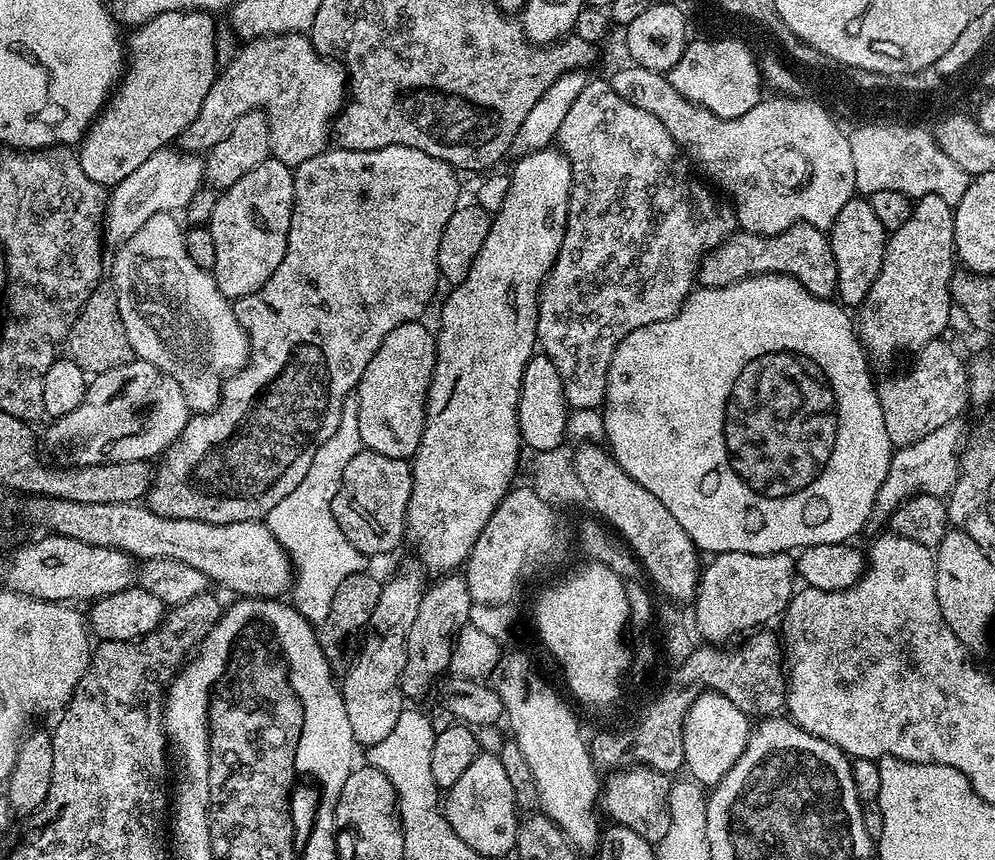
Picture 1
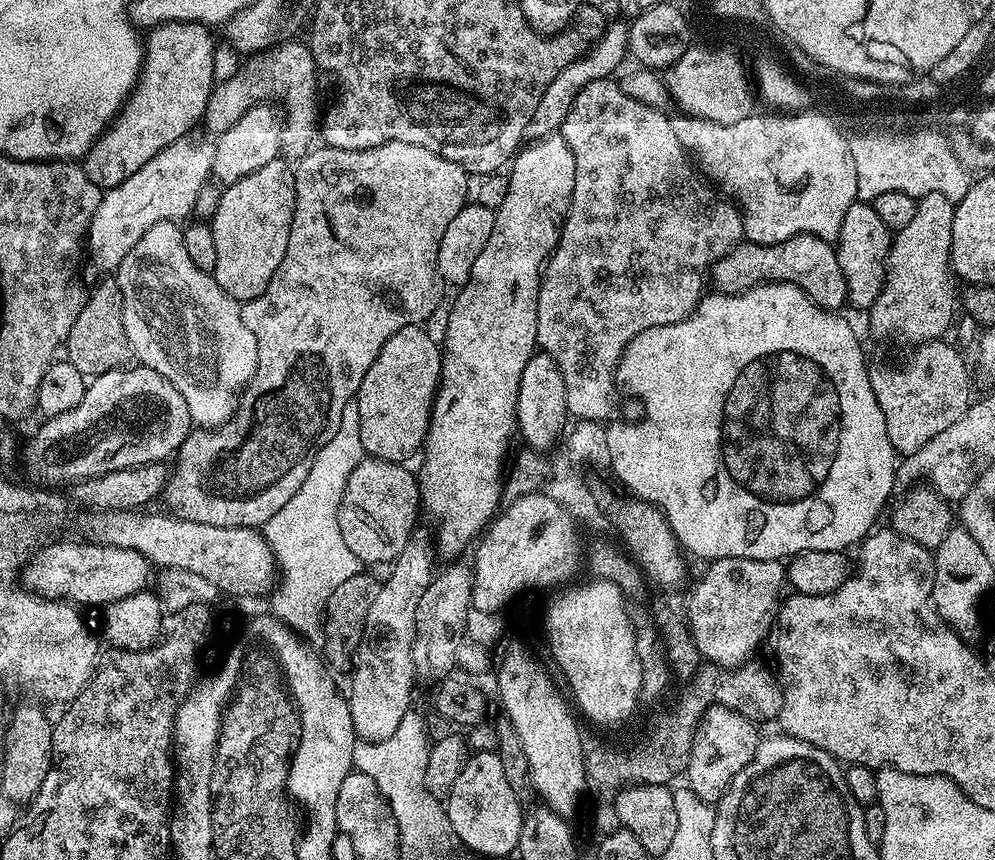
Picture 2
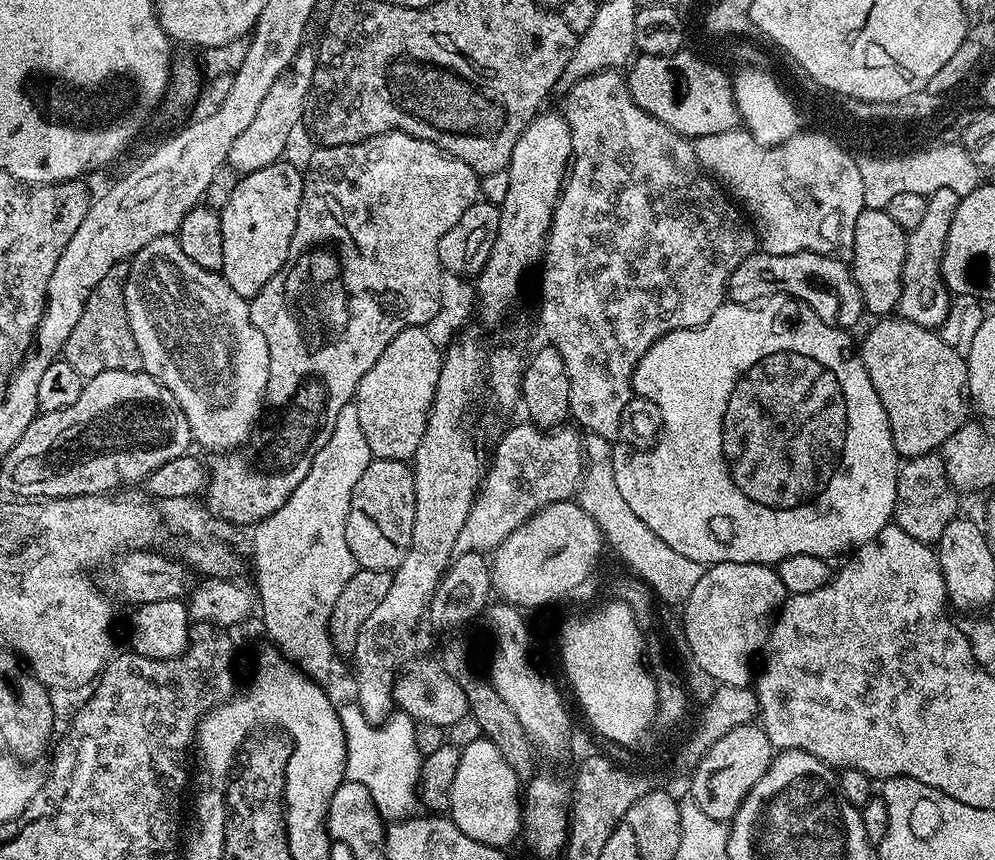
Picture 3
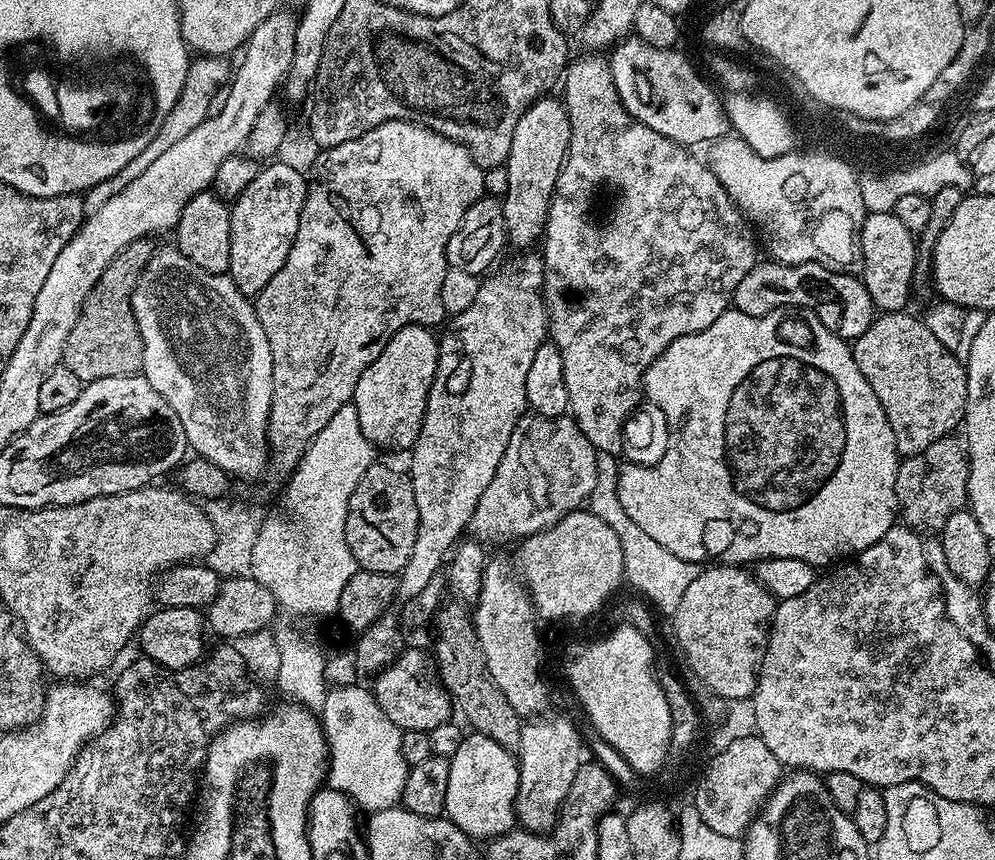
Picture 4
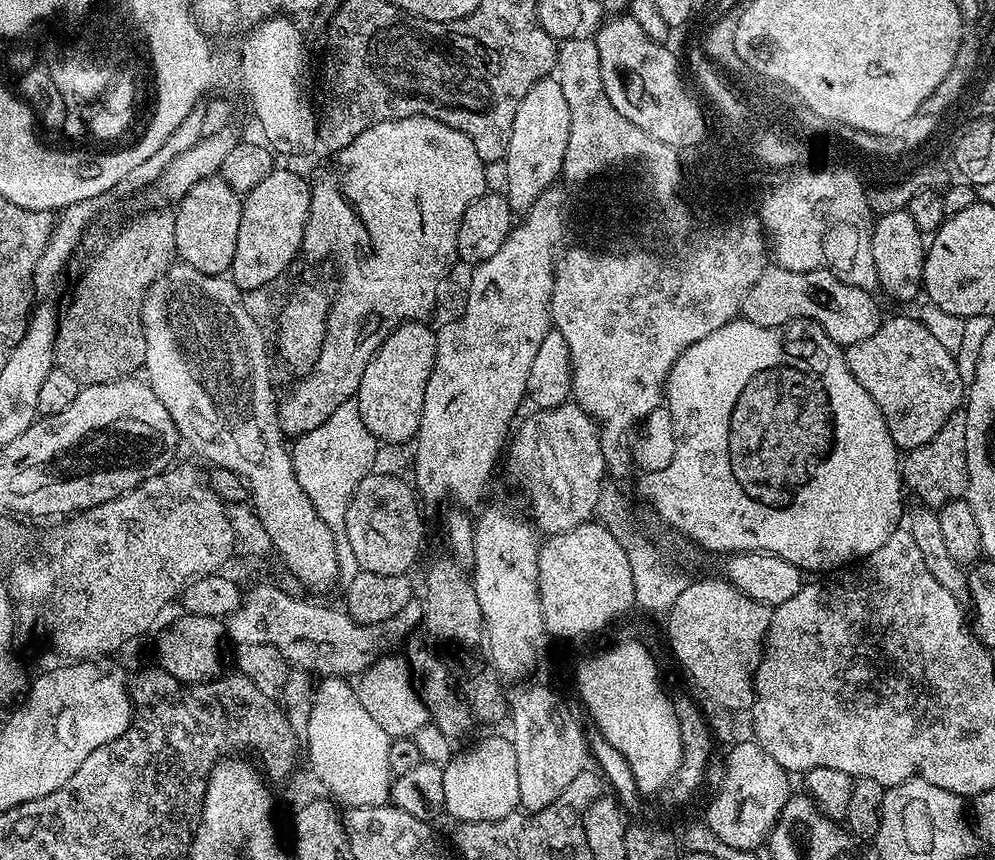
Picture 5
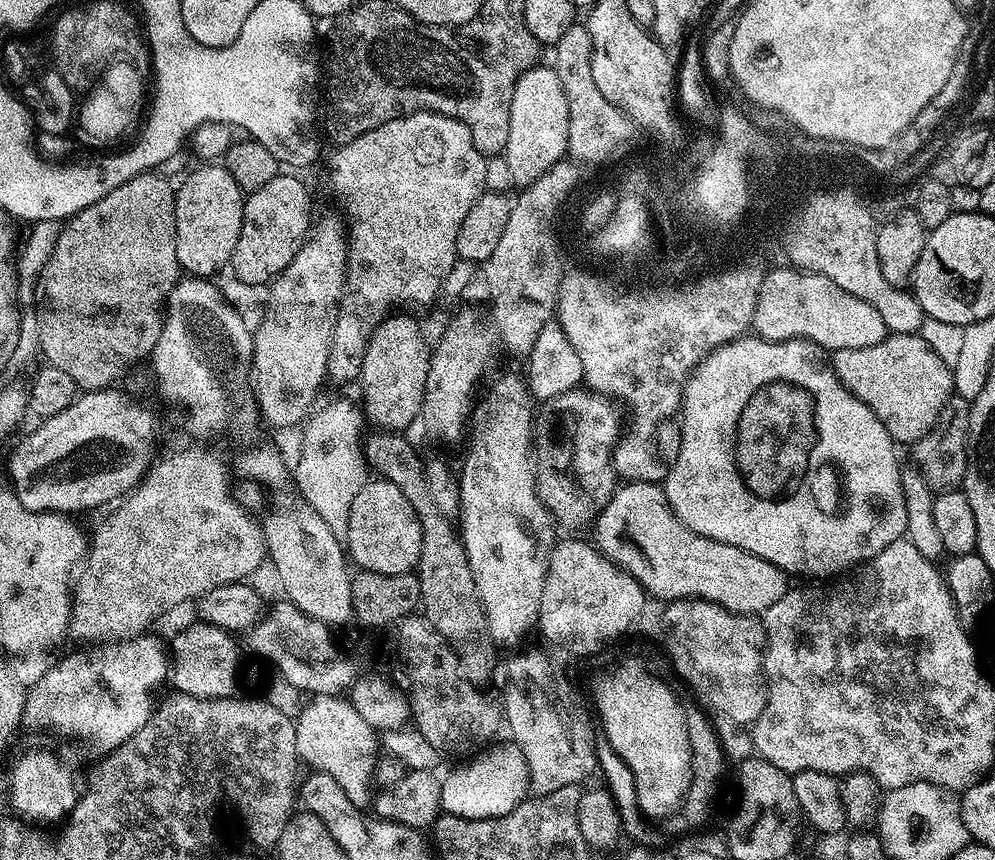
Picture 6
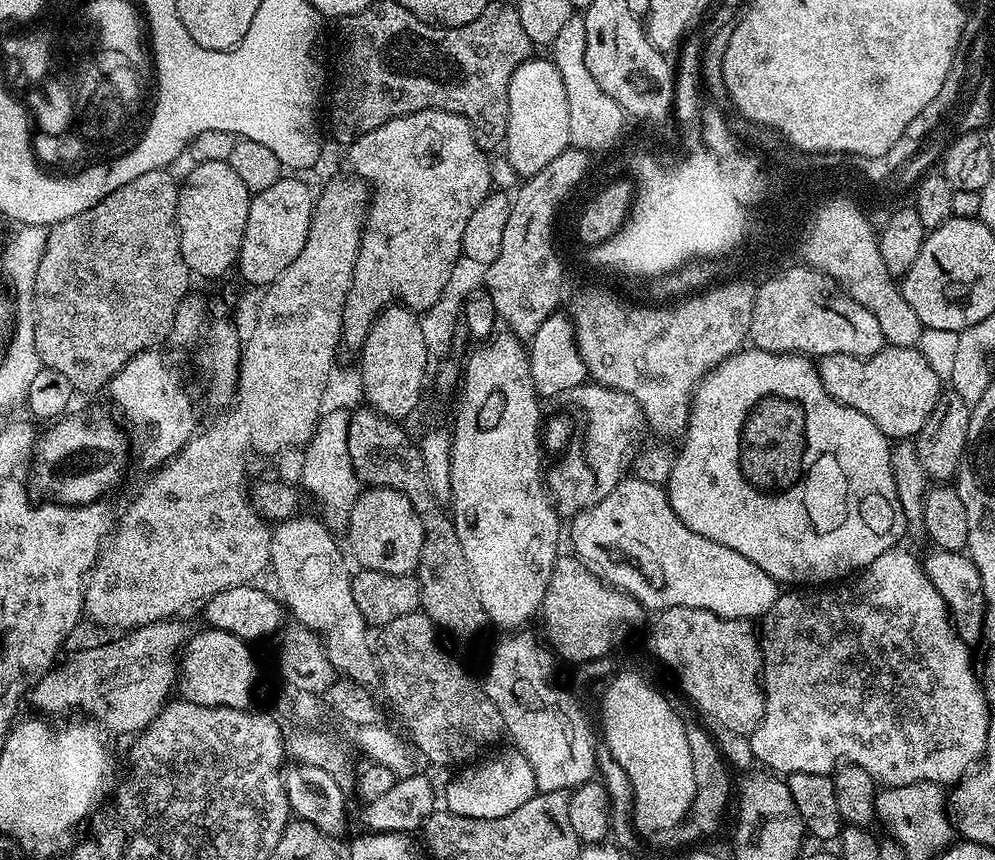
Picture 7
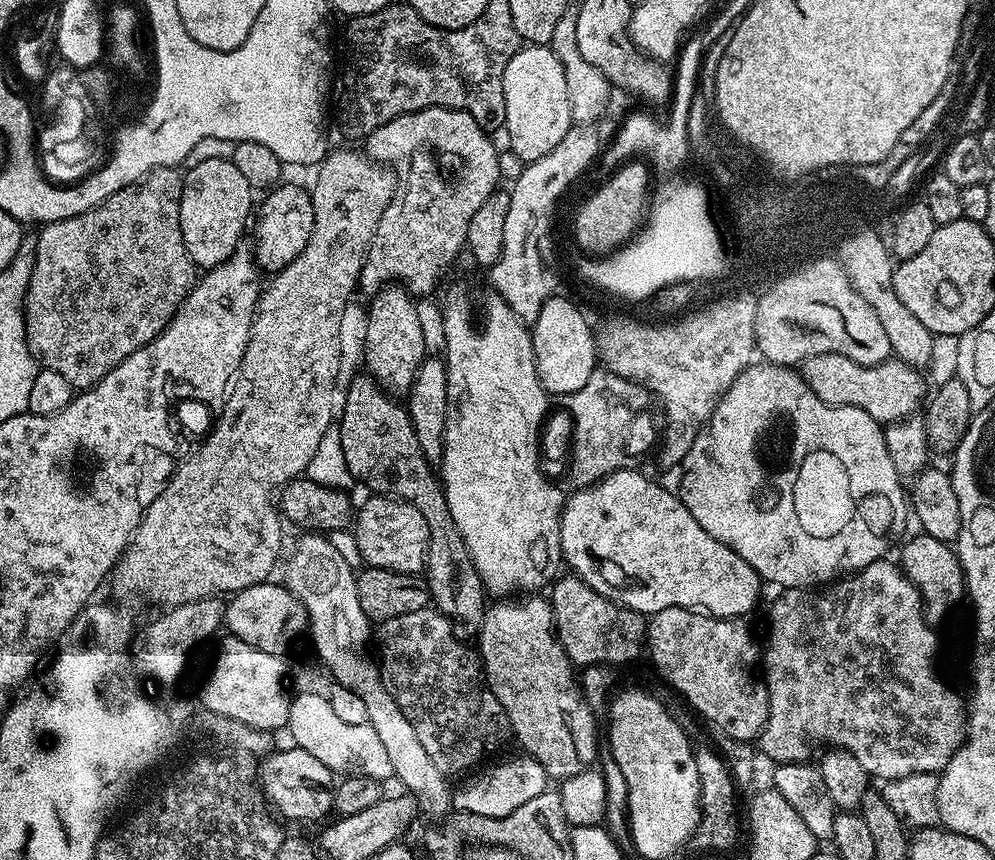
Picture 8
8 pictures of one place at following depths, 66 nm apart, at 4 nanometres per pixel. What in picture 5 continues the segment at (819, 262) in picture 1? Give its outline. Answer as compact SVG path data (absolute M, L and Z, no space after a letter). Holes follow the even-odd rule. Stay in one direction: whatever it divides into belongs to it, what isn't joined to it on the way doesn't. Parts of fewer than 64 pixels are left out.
M768 266L762 275L746 290L740 303L740 316L758 326L778 328L791 320L813 320L821 324L834 343L847 346L870 338L882 323L875 295L858 286L840 281L833 271L815 269L812 272L795 272L779 266Z

